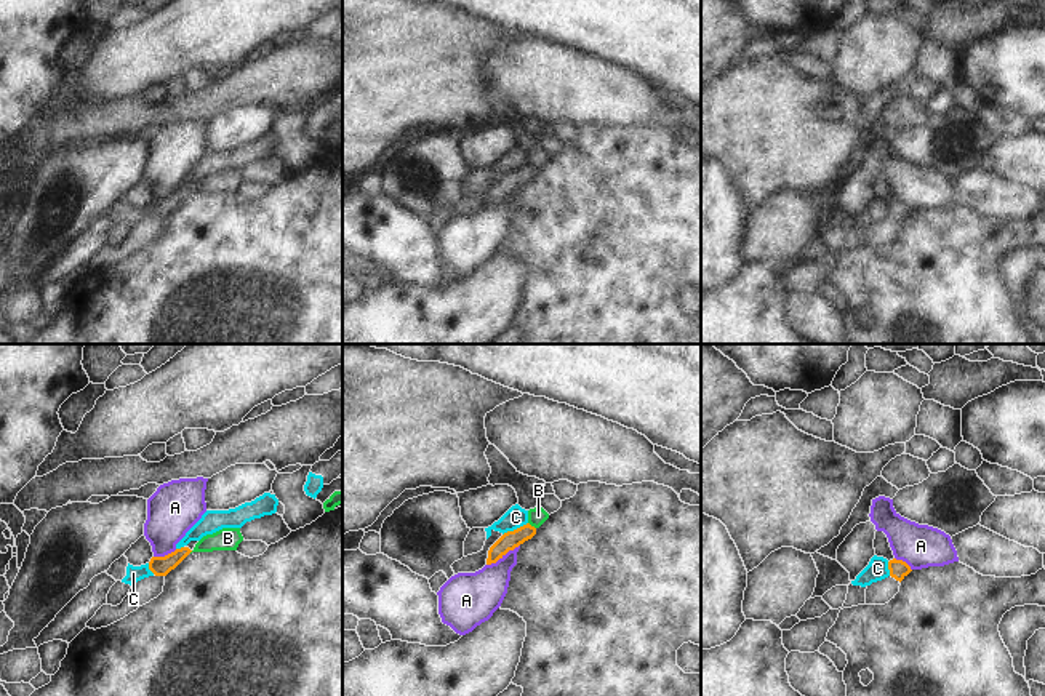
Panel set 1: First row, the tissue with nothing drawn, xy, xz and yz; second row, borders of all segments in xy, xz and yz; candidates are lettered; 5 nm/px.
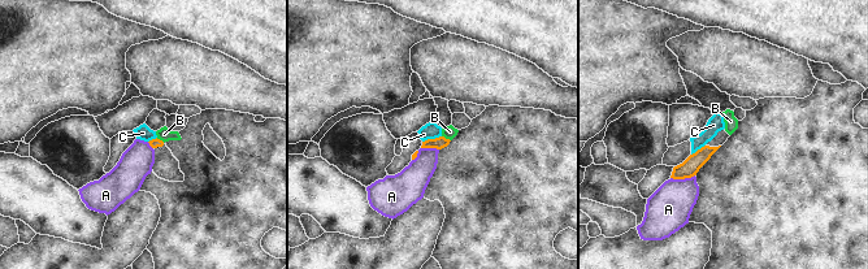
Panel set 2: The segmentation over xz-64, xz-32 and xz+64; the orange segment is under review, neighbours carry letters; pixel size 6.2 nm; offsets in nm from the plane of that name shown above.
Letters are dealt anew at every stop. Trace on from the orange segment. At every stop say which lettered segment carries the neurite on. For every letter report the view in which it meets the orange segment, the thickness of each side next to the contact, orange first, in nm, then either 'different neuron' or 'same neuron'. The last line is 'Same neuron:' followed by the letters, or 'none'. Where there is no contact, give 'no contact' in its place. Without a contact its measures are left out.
A: xz | 90/240 nm | different neuron
B: xz | 90/90 nm | different neuron
C: xz | 90/110 nm | different neuron
Same neuron: none

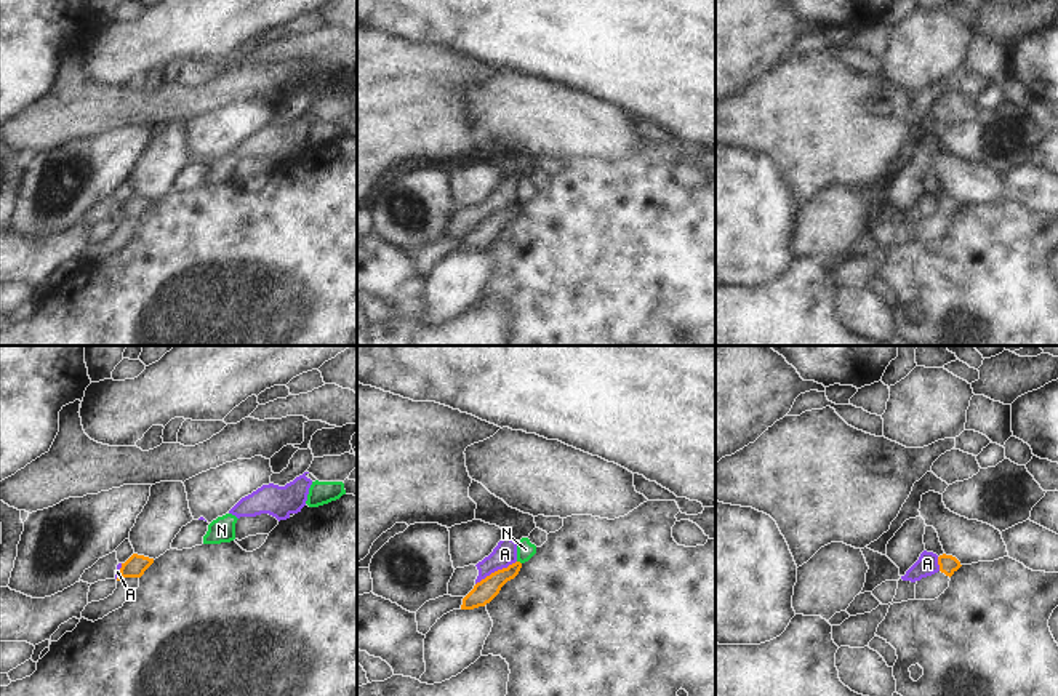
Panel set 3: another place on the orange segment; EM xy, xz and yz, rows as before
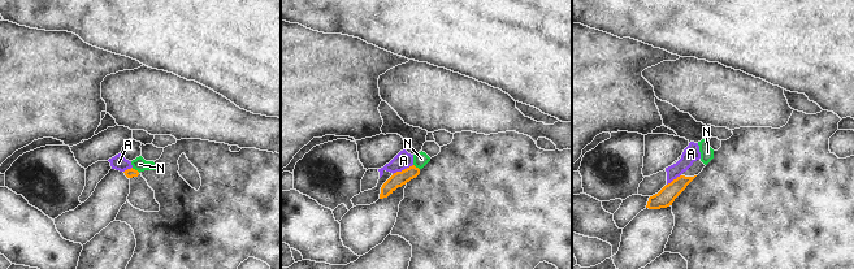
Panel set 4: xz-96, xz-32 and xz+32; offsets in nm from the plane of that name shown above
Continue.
A: xz | 110/120 nm | different neuron
N: xz | 110/90 nm | different neuron
Same neuron: none

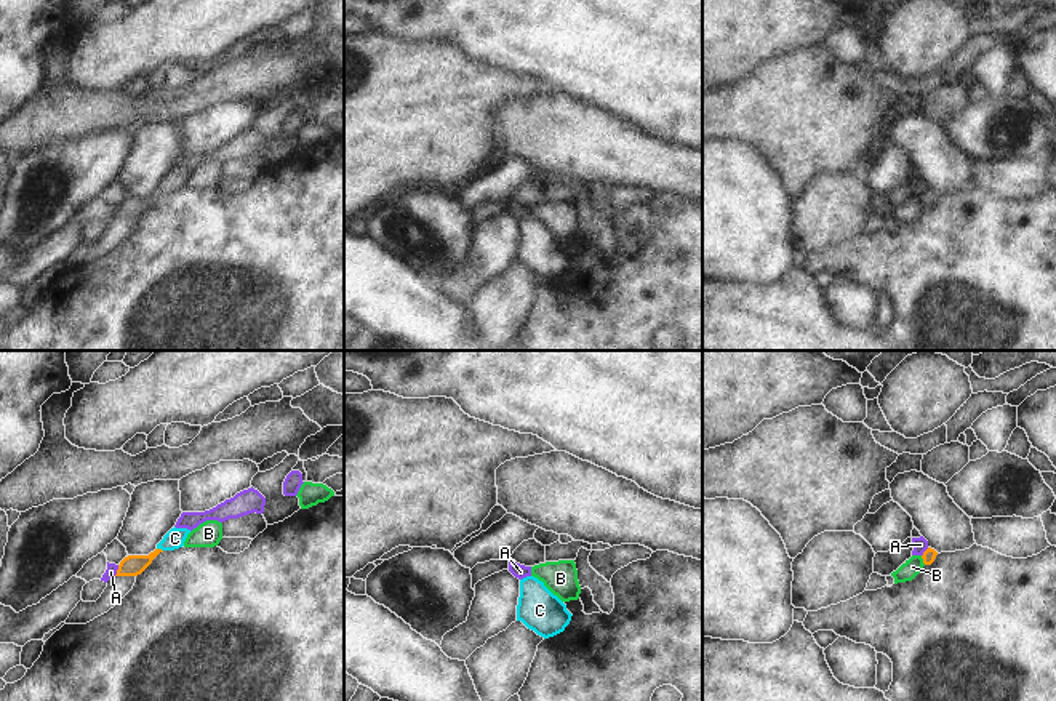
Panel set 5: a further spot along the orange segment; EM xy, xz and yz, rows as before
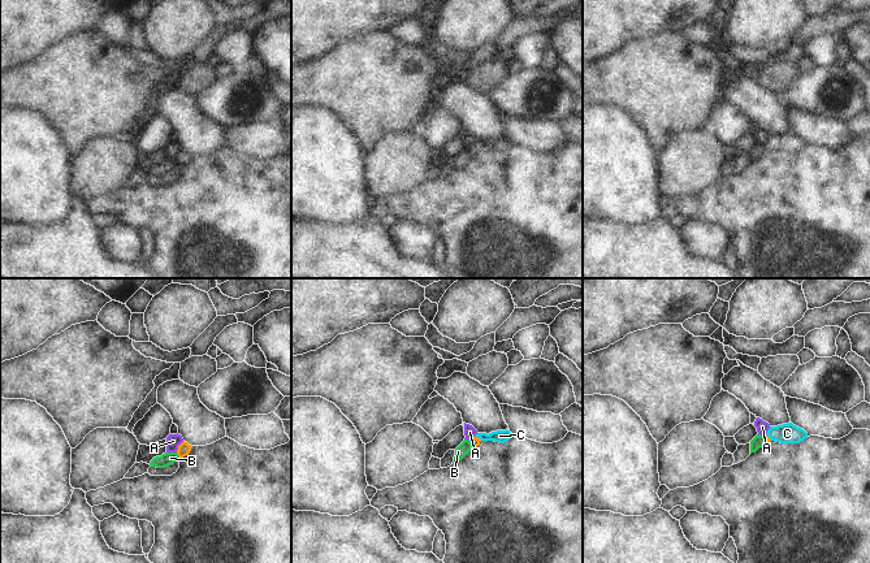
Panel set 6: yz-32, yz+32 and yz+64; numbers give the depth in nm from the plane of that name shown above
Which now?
A: xy | 110/60 nm | different neuron
B: yz | 70/90 nm | different neuron
C: xy | 110/100 nm | same neuron
Same neuron: C

